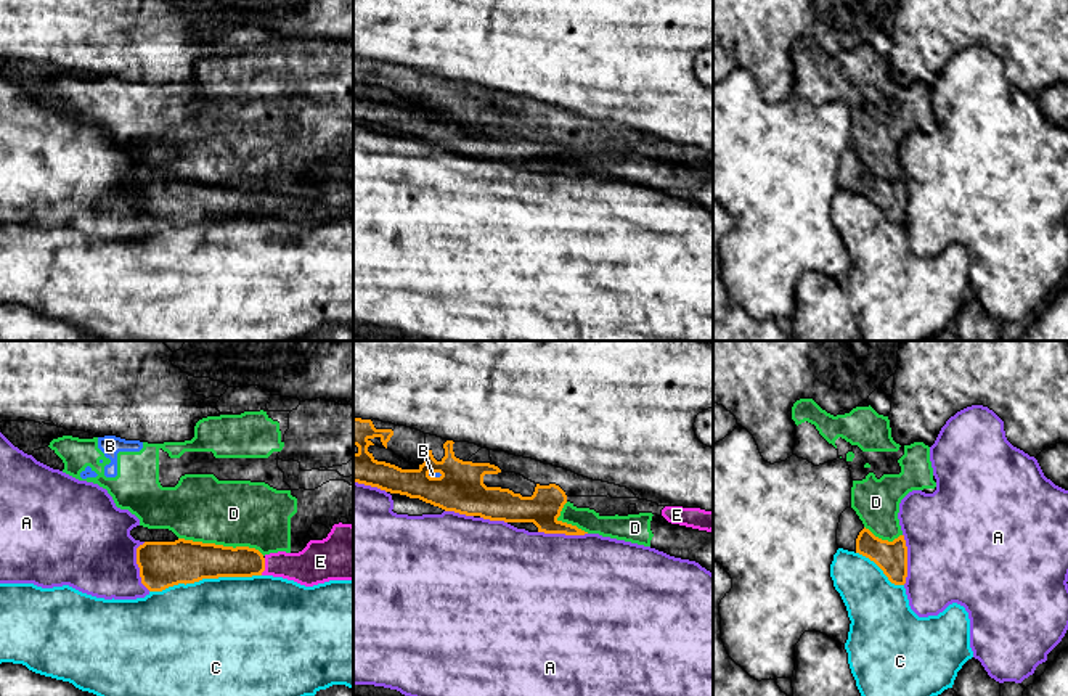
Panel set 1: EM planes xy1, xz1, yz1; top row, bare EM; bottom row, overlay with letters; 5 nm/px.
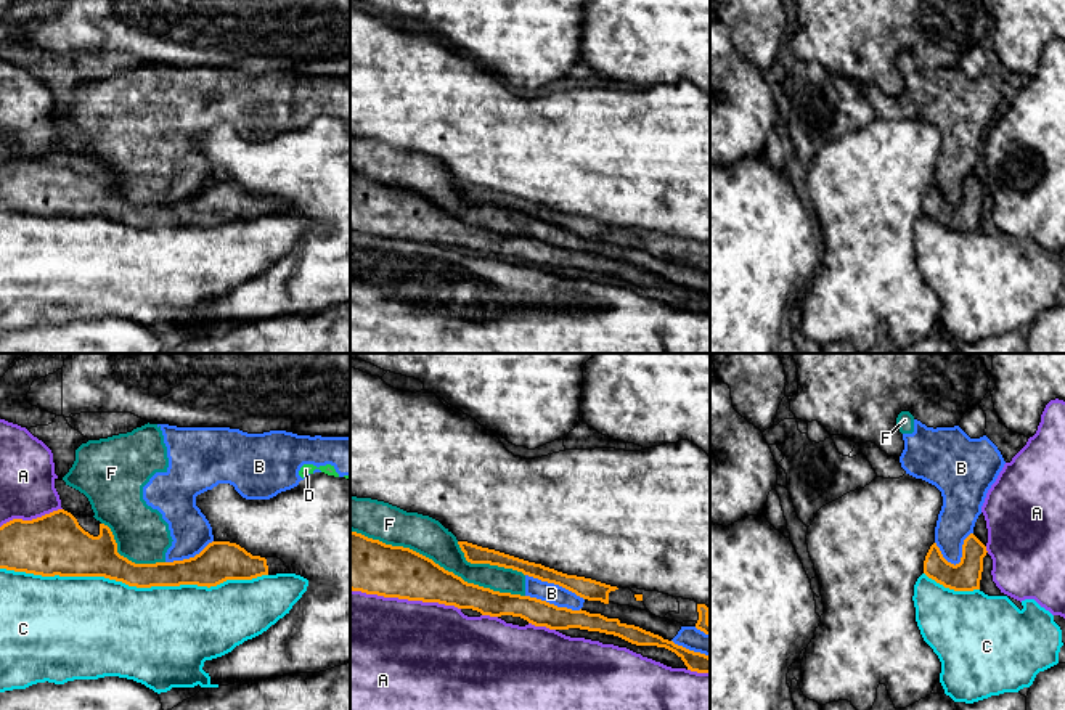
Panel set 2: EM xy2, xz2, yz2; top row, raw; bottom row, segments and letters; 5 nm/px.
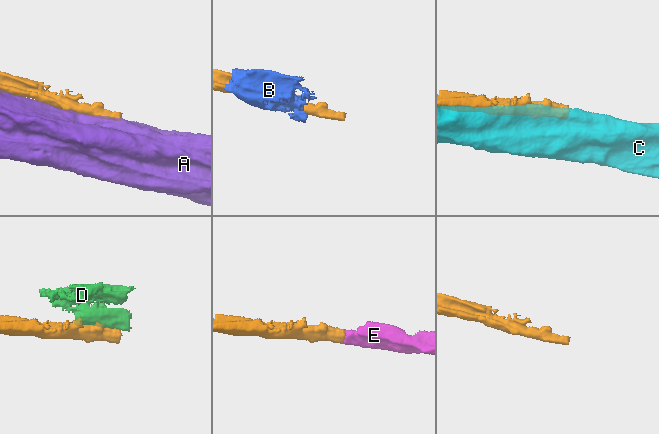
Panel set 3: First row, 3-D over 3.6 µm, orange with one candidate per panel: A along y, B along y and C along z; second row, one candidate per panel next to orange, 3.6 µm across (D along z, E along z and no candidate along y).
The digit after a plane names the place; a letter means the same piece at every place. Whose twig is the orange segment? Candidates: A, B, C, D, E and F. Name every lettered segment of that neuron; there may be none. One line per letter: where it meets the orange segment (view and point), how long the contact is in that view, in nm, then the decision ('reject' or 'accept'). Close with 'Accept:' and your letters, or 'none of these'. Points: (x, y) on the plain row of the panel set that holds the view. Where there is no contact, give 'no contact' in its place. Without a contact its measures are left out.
A: meets orange in xz2 at (405, 238); contact 550 nm long; reject
B: meets orange in yz2 at (961, 201); contact 200 nm long; reject
C: meets orange in xy2 at (134, 225); contact 1350 nm long; reject
D: meets orange in xy1 at (222, 185); contact 440 nm long; reject
E: meets orange in xy1 at (264, 206); contact 90 nm long; accept
F: meets orange in xz2 at (437, 204); contact 950 nm long; reject
Accept: E

